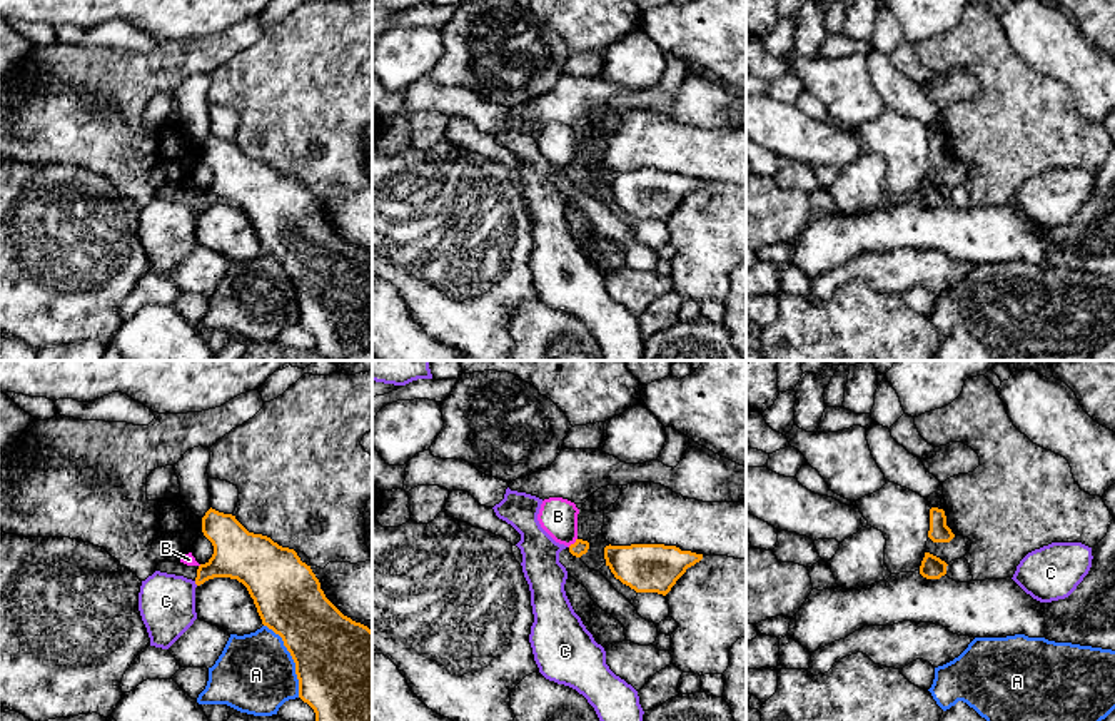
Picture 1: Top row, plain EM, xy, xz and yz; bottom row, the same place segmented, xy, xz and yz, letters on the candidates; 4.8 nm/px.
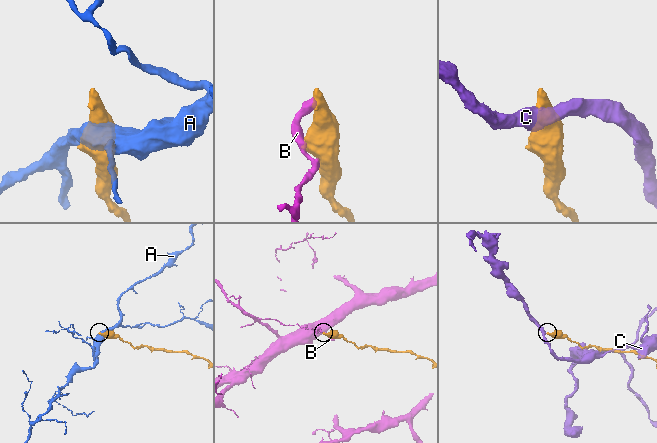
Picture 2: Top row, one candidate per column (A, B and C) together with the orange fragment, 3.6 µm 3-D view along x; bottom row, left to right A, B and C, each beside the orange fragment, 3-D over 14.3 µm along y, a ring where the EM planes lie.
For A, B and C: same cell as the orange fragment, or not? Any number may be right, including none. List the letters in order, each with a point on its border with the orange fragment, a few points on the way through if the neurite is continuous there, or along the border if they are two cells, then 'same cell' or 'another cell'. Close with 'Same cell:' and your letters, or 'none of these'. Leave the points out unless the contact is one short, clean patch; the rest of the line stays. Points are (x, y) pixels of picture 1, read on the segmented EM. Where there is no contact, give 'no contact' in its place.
A: xy (292, 658) | another cell
B: xz (575, 543) | along xz (576, 538), (568, 546) | another cell
C: xy (196, 583) | along xy (194, 581), (197, 584) | another cell
Same cell: none of these

